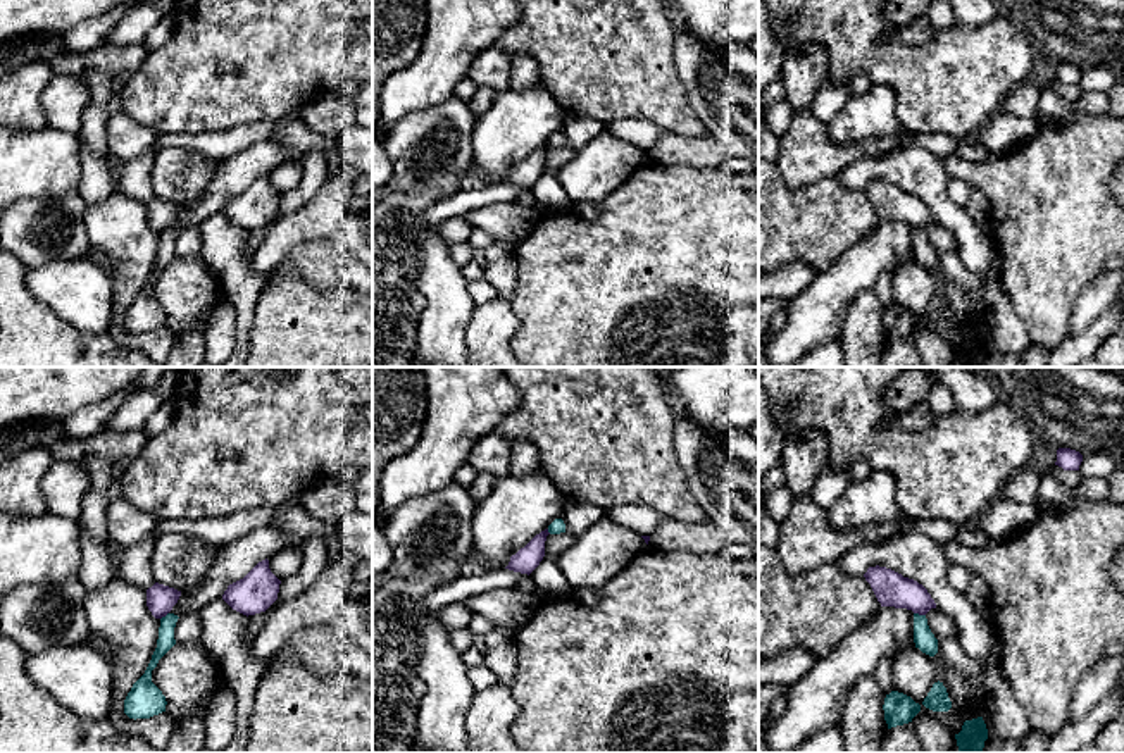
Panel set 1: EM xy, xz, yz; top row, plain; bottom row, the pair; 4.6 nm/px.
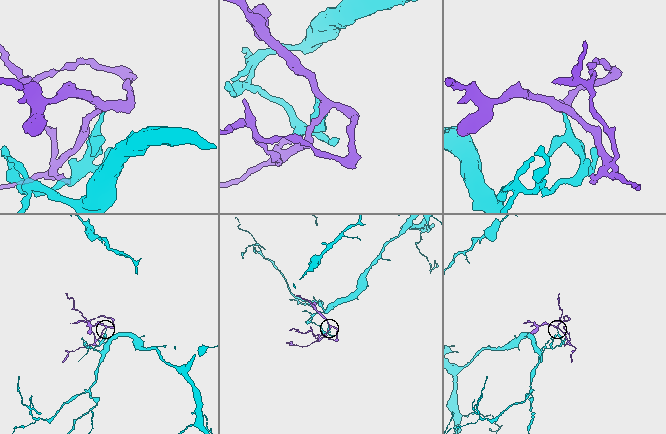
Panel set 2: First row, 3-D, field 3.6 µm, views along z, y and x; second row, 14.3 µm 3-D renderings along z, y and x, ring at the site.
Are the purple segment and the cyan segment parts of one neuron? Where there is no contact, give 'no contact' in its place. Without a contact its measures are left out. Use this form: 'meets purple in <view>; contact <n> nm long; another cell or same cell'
meets purple in yz; contact 60 nm long; another cell

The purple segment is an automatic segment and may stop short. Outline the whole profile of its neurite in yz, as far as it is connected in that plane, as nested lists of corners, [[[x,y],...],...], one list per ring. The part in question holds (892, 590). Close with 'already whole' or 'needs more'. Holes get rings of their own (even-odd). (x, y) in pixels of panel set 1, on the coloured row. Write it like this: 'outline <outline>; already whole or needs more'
outline [[[869,567],[864,577],[881,607],[907,608],[919,615],[926,615],[931,608],[936,608],[934,600],[922,584],[891,569]]]; already whole

